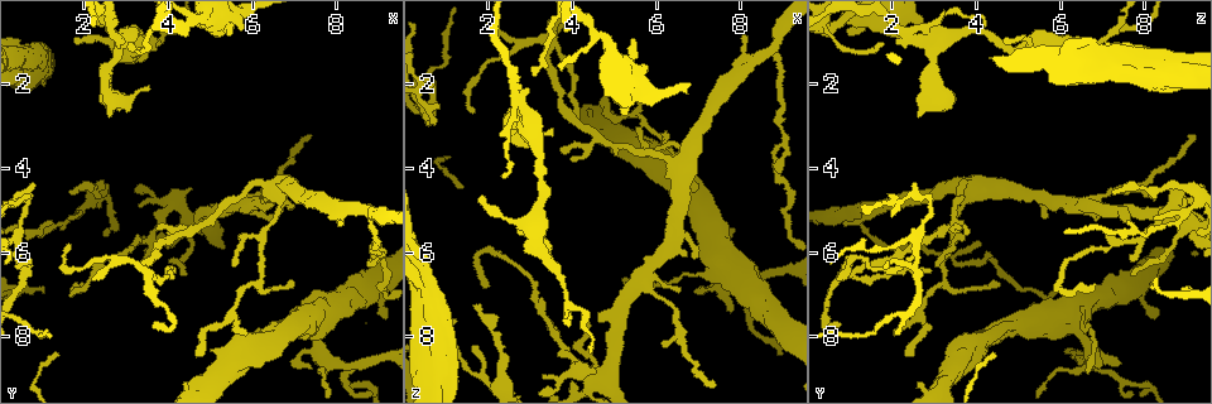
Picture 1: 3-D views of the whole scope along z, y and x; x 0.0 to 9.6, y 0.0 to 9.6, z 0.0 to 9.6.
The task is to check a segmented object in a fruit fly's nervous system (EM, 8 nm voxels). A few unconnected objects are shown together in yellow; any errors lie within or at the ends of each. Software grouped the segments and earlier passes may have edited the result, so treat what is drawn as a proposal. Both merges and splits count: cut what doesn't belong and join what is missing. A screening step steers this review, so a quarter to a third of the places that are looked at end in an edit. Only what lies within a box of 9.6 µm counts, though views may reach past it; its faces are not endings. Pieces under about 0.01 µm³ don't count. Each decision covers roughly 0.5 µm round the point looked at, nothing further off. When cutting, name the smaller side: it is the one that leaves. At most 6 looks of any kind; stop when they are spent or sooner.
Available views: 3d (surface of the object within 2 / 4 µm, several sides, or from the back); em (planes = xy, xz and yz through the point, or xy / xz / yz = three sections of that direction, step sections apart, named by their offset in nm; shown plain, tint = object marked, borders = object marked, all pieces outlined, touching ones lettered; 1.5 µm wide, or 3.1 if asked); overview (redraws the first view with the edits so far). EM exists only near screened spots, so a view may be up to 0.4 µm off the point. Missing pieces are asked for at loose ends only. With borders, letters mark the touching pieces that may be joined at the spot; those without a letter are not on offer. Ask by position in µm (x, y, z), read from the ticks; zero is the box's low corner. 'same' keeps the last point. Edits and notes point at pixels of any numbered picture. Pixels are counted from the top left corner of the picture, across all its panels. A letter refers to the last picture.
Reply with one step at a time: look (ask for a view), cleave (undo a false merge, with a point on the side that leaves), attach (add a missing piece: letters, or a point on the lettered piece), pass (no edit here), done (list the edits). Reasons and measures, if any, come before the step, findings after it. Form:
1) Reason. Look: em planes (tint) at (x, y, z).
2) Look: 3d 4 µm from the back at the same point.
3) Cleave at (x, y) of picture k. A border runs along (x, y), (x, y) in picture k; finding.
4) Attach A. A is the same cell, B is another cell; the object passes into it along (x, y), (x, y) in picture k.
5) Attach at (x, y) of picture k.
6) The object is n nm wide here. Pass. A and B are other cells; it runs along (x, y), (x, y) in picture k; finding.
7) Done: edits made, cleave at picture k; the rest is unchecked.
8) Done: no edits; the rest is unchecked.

Tapers out. Look: em planes (tint) at (4.00, 6.45, 2.90).

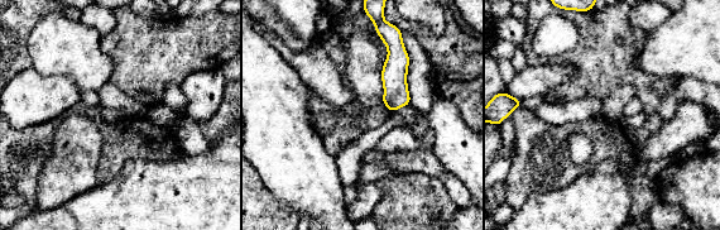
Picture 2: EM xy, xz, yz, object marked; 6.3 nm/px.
See the neighbours. Look: em planes (borders) at the same point.

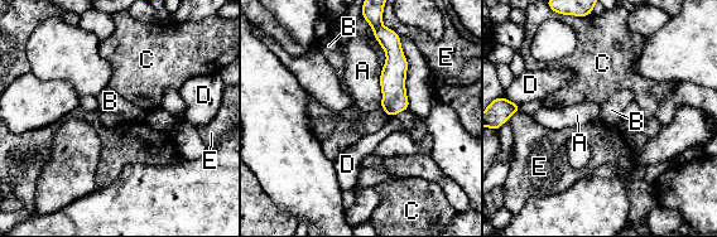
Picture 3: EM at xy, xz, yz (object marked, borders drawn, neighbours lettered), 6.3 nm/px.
The longest contact is with A, 240 nm. Pass. A, B, C, D and E are other cells; a border runs along (380, 107), (388, 116) in picture 3; none of them fits.

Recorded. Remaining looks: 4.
Thin end. Look: em planes (plain) at (4.70, 8.45, 2.35).

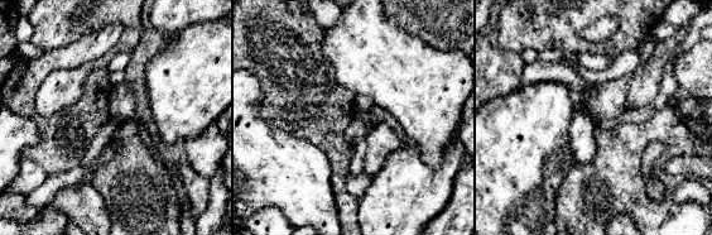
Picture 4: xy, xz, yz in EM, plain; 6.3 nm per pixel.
Look: em planes (borders) at the same point.

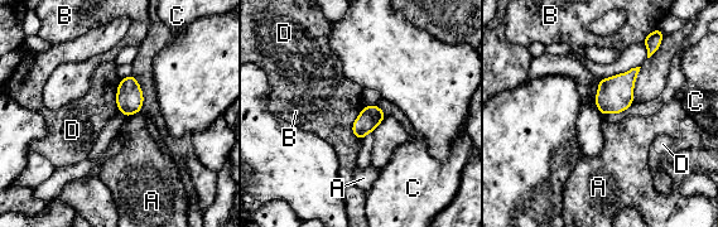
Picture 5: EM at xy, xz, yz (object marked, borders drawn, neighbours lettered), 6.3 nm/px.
Pass. A, B, C and D are other cells; a border runs along (364, 106), (352, 125), (360, 140) in picture 5; no lettered piece goes on from it.

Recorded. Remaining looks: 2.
A fork. Look: 3d 4 µm at (9.10, 6.00, 3.35).

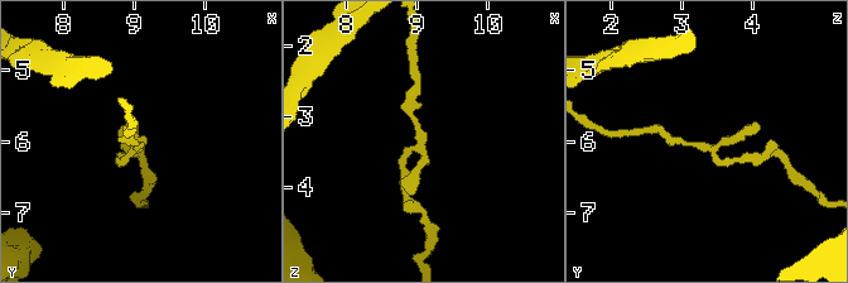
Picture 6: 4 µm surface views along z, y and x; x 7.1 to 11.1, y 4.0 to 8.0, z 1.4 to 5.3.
Shape alone is not enough. Look: em planes (borders) at (9.05, 6.10, 3.40).

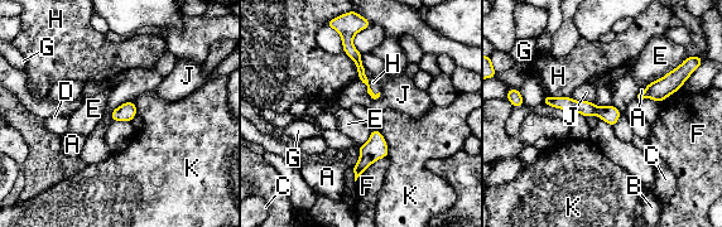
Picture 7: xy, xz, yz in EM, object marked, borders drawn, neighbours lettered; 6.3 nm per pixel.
Pass. A, B, C, D, E, F, G, H, J and K are other cells; a border runs along (380, 130), (388, 148), (388, 157) in picture 7; continuous, no second neuron.

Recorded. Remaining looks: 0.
Done: no edits; the rest is unchecked.

